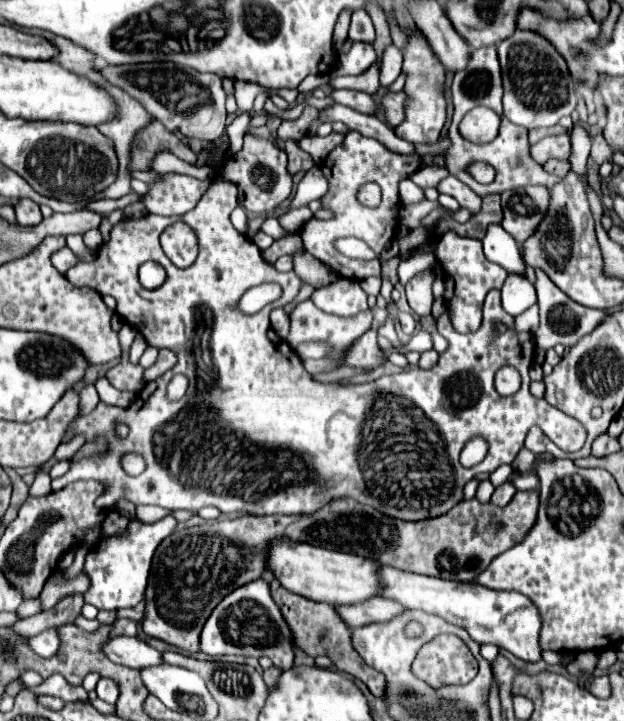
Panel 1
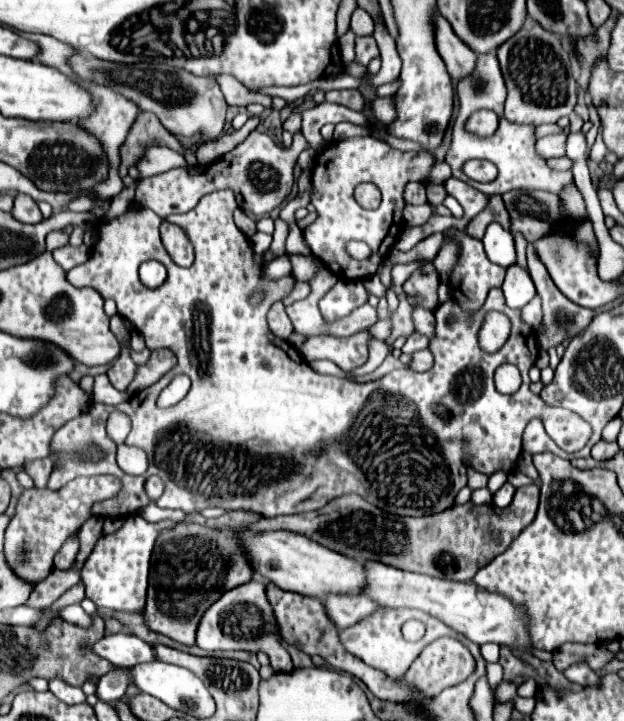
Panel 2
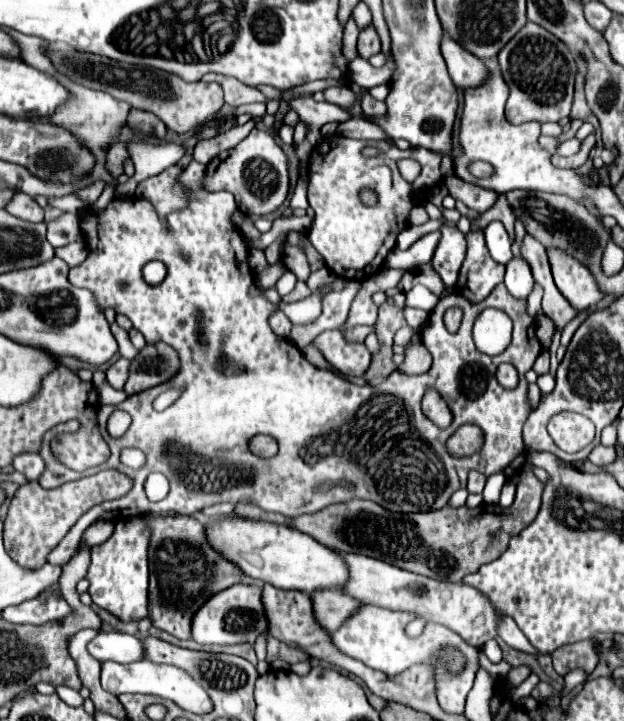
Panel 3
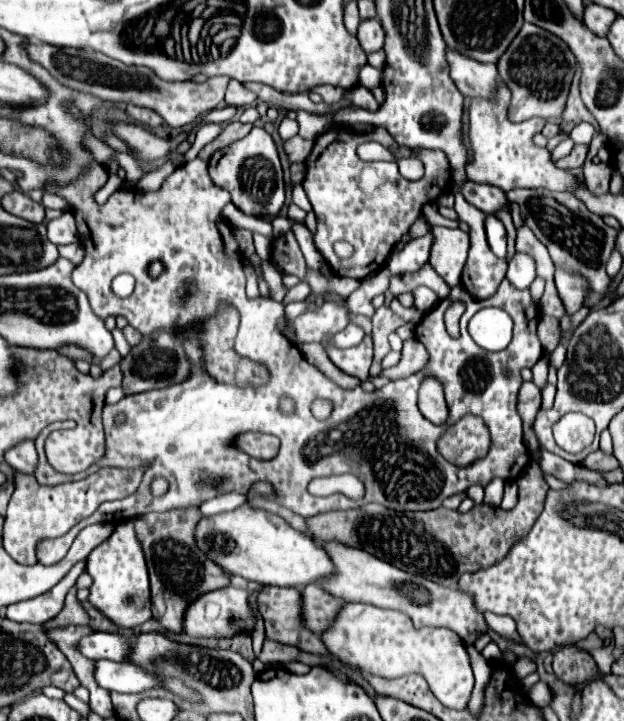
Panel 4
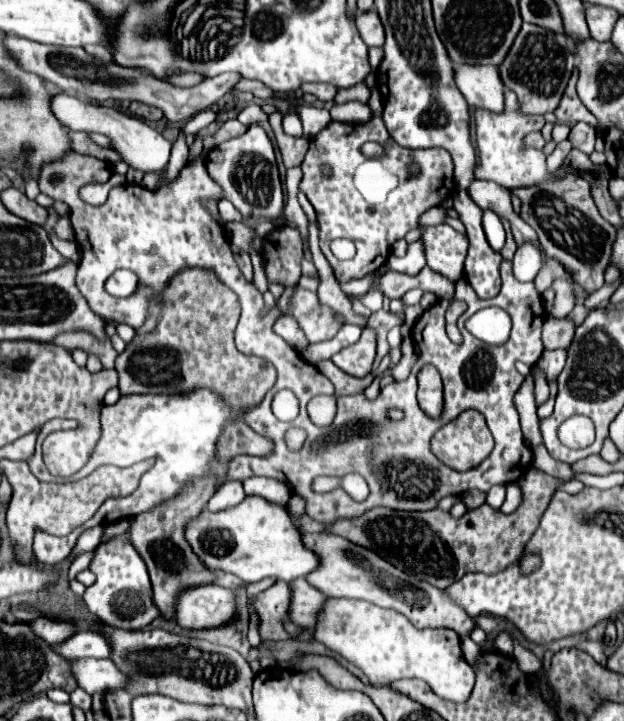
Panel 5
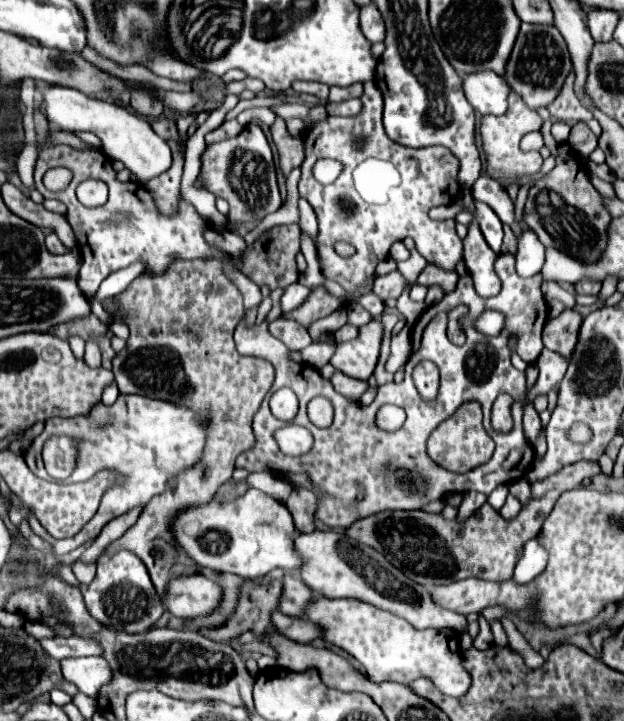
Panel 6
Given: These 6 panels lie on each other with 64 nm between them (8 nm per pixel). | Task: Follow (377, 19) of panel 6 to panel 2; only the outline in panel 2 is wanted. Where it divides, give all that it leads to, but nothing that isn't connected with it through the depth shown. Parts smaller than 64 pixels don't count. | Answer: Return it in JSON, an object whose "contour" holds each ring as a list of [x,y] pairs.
{"contour":[[[360,36],[360,38],[356,38],[356,62],[368,64],[378,54],[380,52],[378,52],[374,36]]]}

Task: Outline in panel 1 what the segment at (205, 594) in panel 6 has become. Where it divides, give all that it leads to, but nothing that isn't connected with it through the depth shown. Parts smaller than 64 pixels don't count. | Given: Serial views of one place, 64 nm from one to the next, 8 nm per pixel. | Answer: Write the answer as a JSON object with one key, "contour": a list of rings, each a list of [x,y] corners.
{"contour":[[[254,580],[230,592],[208,616],[202,634],[200,634],[200,650],[210,656],[222,654],[242,654],[242,656],[268,656],[276,668],[290,670],[294,662],[292,652],[292,634],[288,624],[280,614],[280,608],[270,596],[268,582]]]}

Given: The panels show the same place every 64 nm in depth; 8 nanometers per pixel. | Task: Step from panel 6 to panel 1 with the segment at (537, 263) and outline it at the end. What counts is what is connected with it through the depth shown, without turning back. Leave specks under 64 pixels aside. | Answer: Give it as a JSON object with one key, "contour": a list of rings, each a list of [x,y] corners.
{"contour":[[[508,274],[502,286],[502,306],[508,314],[518,316],[536,302],[534,284],[520,274]]]}

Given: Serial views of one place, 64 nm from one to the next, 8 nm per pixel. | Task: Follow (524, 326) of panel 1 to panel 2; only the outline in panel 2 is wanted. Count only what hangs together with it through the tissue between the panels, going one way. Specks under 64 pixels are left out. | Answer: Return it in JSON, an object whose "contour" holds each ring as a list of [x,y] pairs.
{"contour":[[[534,296],[524,308],[522,308],[522,320],[526,324],[530,324],[532,328],[538,328],[540,322],[542,322],[542,316],[540,316],[540,298]]]}

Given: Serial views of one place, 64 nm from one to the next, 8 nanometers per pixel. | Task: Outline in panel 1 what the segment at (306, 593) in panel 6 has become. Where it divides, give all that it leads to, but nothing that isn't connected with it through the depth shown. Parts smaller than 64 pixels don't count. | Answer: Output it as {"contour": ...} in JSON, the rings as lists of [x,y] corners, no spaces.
{"contour":[[[374,596],[374,598],[360,602],[360,604],[344,604],[340,608],[336,606],[336,612],[346,626],[360,628],[364,624],[392,620],[392,616],[398,616],[400,612],[404,612],[404,606],[400,606],[392,600],[384,600],[380,596]]]}

